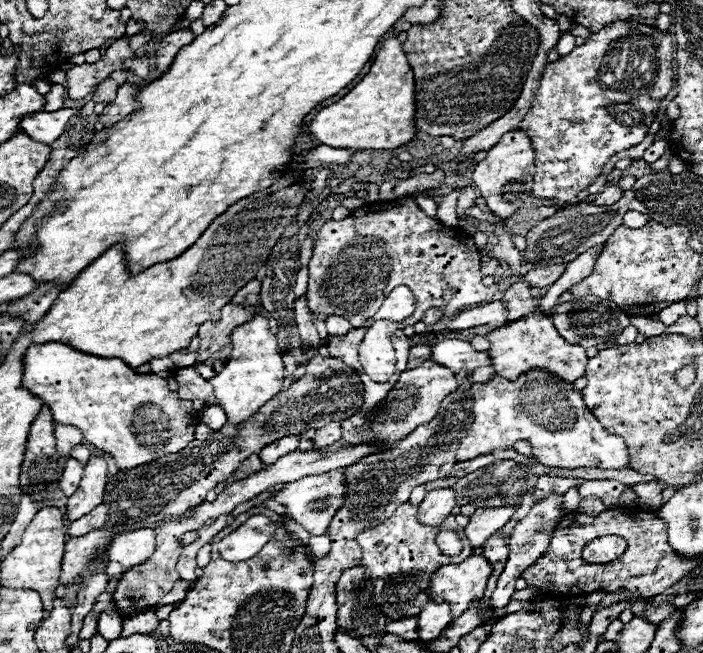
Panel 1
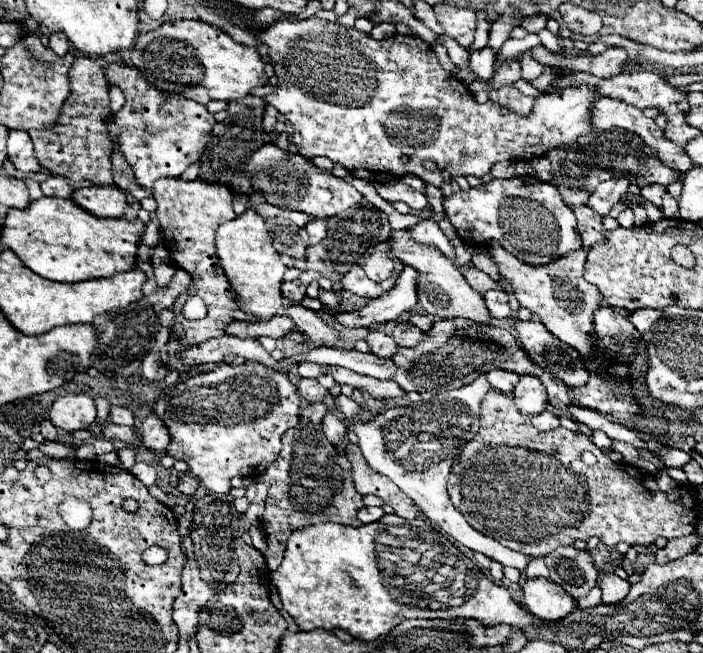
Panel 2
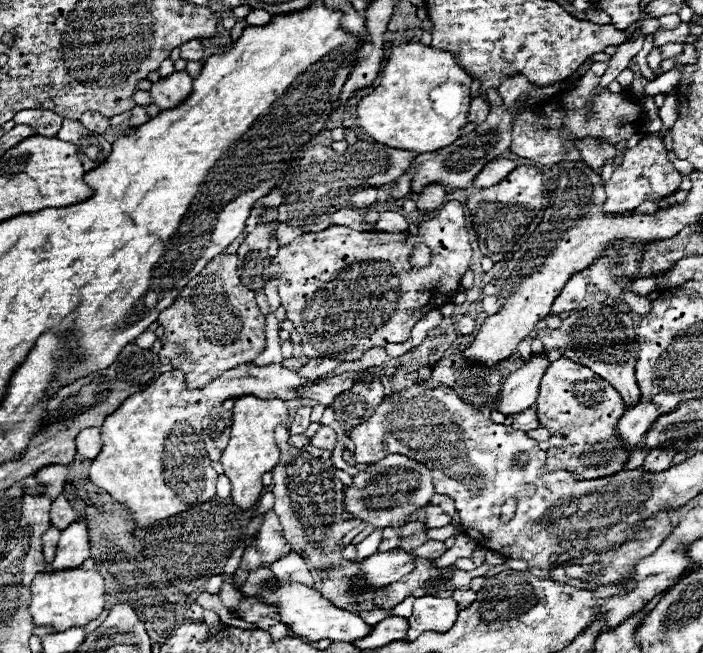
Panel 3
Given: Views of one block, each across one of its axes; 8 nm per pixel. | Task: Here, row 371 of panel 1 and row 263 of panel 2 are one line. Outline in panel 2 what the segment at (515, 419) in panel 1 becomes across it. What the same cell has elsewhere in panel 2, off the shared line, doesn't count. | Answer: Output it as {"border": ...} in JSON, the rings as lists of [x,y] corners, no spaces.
{"border":[[[516,176],[506,180],[490,180],[478,188],[470,188],[468,192],[458,192],[444,198],[444,212],[450,218],[452,226],[458,230],[460,238],[470,244],[484,244],[490,240],[498,240],[508,252],[528,264],[548,264],[552,258],[560,258],[572,250],[580,248],[580,236],[576,228],[574,212],[562,202],[560,194],[554,186],[538,180],[536,176]]]}

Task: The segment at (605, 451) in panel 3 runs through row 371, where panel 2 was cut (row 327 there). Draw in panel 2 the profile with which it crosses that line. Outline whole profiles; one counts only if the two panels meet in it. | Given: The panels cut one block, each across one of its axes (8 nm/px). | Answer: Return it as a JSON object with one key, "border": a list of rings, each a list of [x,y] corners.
{"border":[[[580,206],[574,208],[574,214],[577,219],[578,229],[584,229],[581,233],[582,248],[576,252],[570,252],[566,256],[554,258],[552,262],[544,264],[544,266],[530,266],[518,258],[512,258],[512,254],[500,244],[500,242],[486,242],[482,244],[482,250],[496,262],[500,274],[504,278],[508,278],[512,282],[512,288],[516,292],[518,302],[528,308],[532,314],[542,318],[542,324],[562,342],[574,346],[576,350],[580,350],[580,354],[584,356],[584,364],[586,368],[592,372],[592,376],[598,376],[602,380],[614,380],[616,378],[620,382],[630,382],[630,374],[628,374],[628,366],[626,364],[616,364],[610,362],[606,364],[604,358],[596,358],[594,348],[592,348],[592,312],[602,304],[600,292],[596,290],[596,286],[588,284],[584,280],[584,262],[588,252],[596,246],[606,242],[606,228],[602,224],[602,216],[596,210],[590,210],[588,206]]]}

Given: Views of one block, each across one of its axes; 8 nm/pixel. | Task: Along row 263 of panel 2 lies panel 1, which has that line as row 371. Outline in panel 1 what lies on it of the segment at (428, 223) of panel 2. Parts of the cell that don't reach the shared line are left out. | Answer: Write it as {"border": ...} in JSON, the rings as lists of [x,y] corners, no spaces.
{"border":[[[436,340],[432,346],[430,360],[444,364],[452,372],[468,370],[472,372],[478,366],[488,366],[488,352],[476,352],[470,342],[464,340]]]}

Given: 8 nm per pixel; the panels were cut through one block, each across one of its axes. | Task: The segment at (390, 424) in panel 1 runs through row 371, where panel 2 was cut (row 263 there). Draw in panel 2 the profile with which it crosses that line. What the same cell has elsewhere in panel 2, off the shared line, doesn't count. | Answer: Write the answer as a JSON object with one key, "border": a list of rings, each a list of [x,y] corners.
{"border":[[[396,230],[390,236],[390,246],[392,252],[398,260],[402,260],[408,266],[414,266],[420,276],[418,276],[418,302],[420,306],[436,316],[436,318],[468,318],[480,324],[490,324],[492,316],[486,308],[484,298],[472,290],[472,286],[468,286],[466,278],[440,254],[440,250],[434,250],[434,246],[422,246],[418,242],[412,242],[412,238],[408,238],[406,230]]]}

